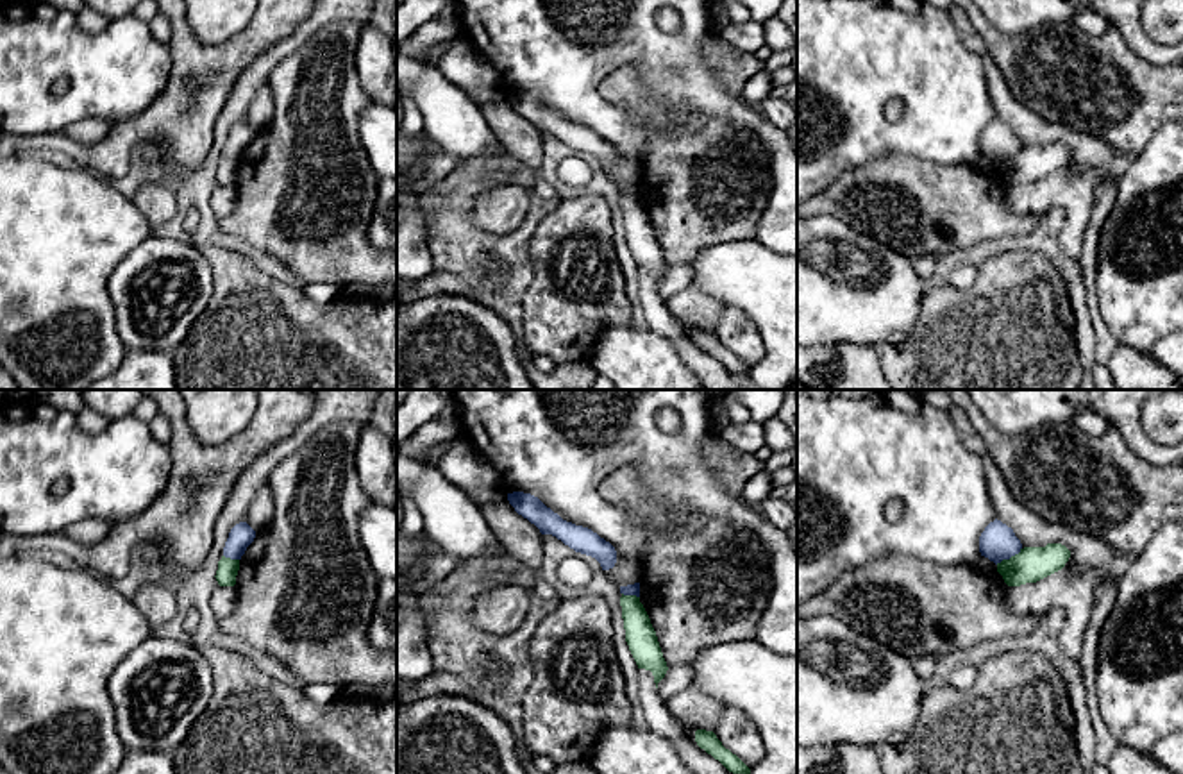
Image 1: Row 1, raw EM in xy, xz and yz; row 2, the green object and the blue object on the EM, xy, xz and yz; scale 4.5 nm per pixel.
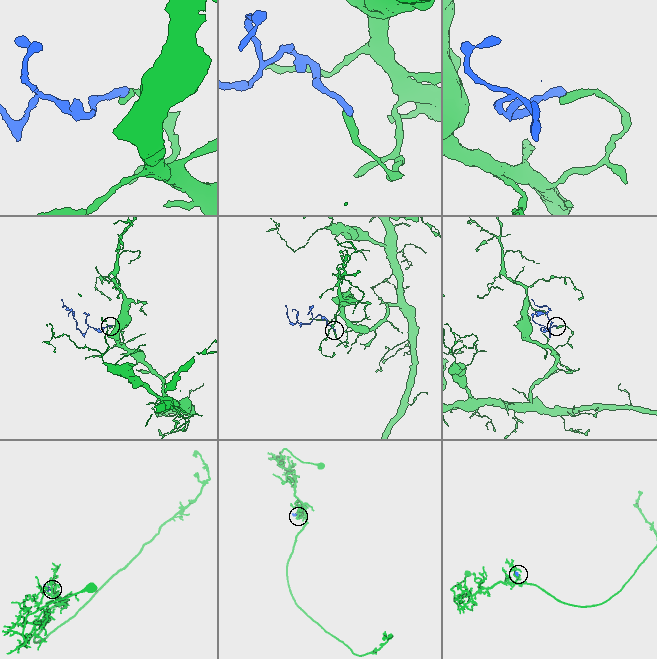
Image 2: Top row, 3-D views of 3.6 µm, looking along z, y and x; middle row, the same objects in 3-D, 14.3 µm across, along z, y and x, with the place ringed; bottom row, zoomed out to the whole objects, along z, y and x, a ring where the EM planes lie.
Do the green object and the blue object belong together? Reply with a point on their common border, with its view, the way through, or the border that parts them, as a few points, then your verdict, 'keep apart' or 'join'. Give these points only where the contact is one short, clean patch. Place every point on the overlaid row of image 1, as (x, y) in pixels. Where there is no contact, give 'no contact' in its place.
contact yz (1010, 558); border yz (1021, 547), (996, 563); keep apart

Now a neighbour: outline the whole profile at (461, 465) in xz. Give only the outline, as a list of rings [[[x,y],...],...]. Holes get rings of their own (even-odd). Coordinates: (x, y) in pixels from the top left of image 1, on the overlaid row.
[[[465,436],[450,442],[438,468],[447,481],[461,488],[479,508],[502,502],[508,497],[500,475]]]

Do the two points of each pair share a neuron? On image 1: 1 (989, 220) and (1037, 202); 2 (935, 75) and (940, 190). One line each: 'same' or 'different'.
1: different
2: different

